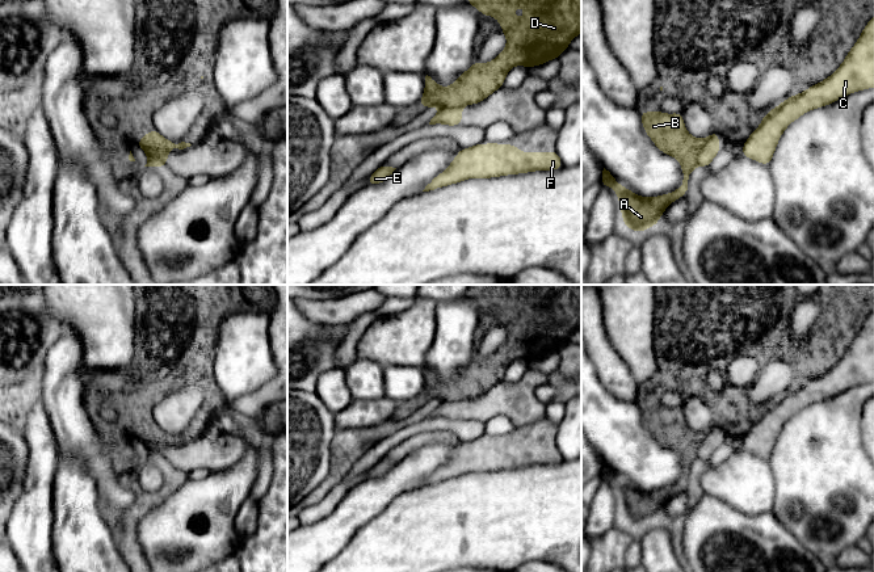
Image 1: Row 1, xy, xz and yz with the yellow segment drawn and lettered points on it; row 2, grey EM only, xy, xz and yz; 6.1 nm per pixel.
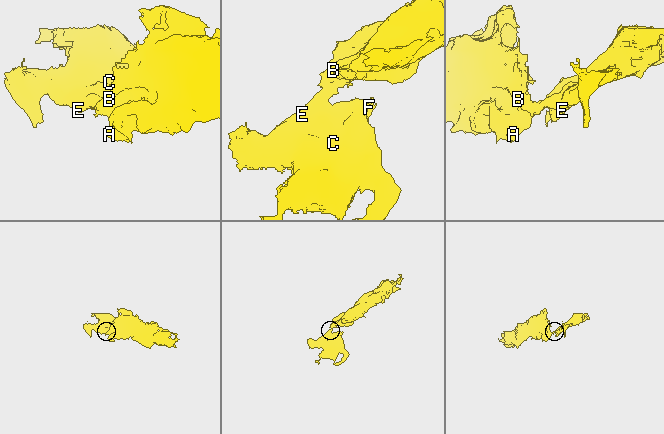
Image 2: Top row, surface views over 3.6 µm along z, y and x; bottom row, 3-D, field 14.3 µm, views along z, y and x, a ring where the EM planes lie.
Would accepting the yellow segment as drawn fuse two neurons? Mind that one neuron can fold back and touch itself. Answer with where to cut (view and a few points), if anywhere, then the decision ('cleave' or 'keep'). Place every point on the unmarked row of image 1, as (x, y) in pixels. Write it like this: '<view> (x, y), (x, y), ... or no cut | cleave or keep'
yz (705, 433), (697, 458) | cleave

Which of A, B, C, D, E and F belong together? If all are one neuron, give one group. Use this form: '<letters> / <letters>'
A B D / C E F

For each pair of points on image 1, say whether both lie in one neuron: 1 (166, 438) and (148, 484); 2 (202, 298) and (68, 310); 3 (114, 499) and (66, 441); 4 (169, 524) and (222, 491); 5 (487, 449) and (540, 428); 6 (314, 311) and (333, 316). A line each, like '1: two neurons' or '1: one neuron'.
1: two neurons
2: two neurons
3: one neuron
4: one neuron
5: one neuron
6: one neuron

